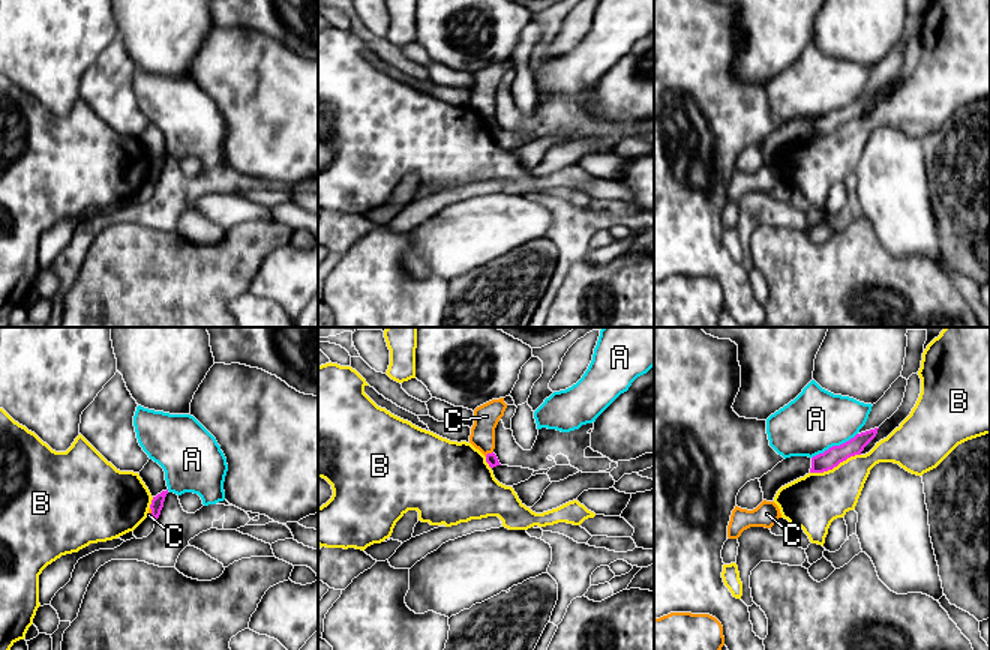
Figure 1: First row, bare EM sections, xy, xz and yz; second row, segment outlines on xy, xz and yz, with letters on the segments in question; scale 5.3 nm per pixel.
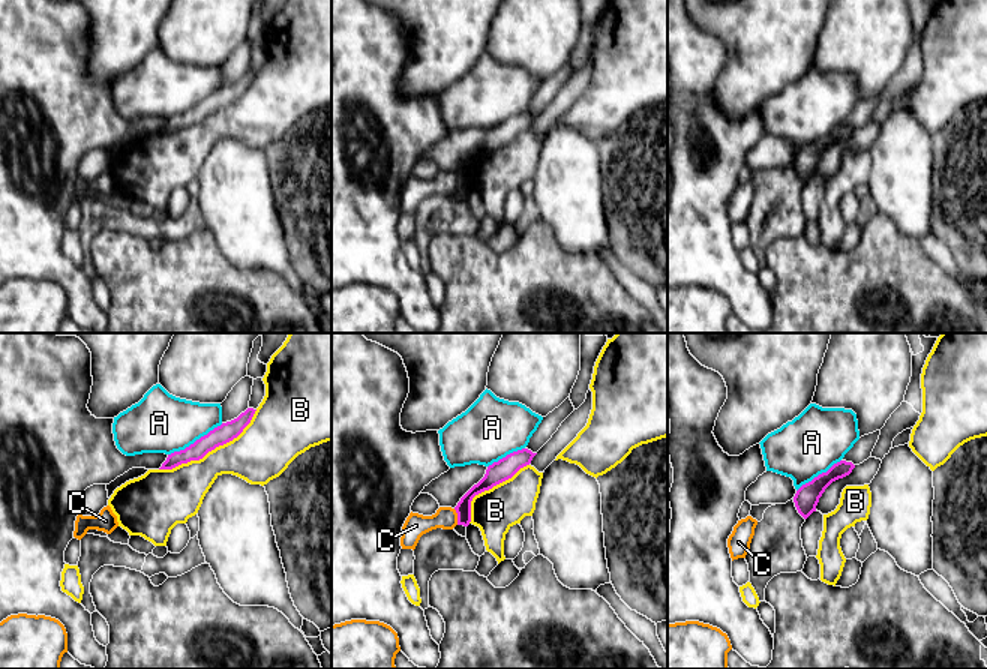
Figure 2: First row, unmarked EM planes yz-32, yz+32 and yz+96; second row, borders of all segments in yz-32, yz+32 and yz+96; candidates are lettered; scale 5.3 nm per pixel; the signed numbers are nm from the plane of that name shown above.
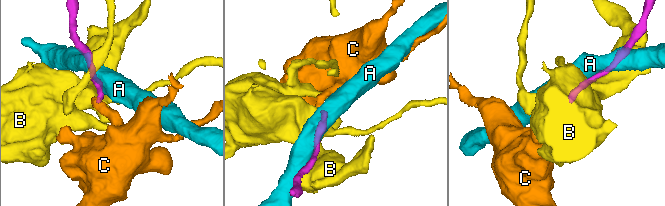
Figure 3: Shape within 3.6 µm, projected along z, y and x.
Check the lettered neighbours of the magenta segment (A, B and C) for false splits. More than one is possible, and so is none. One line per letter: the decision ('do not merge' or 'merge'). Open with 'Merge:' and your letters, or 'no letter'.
Merge: no letter
A: do not merge
B: do not merge
C: do not merge

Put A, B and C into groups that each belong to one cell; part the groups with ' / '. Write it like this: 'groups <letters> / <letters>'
groups A / B / C

